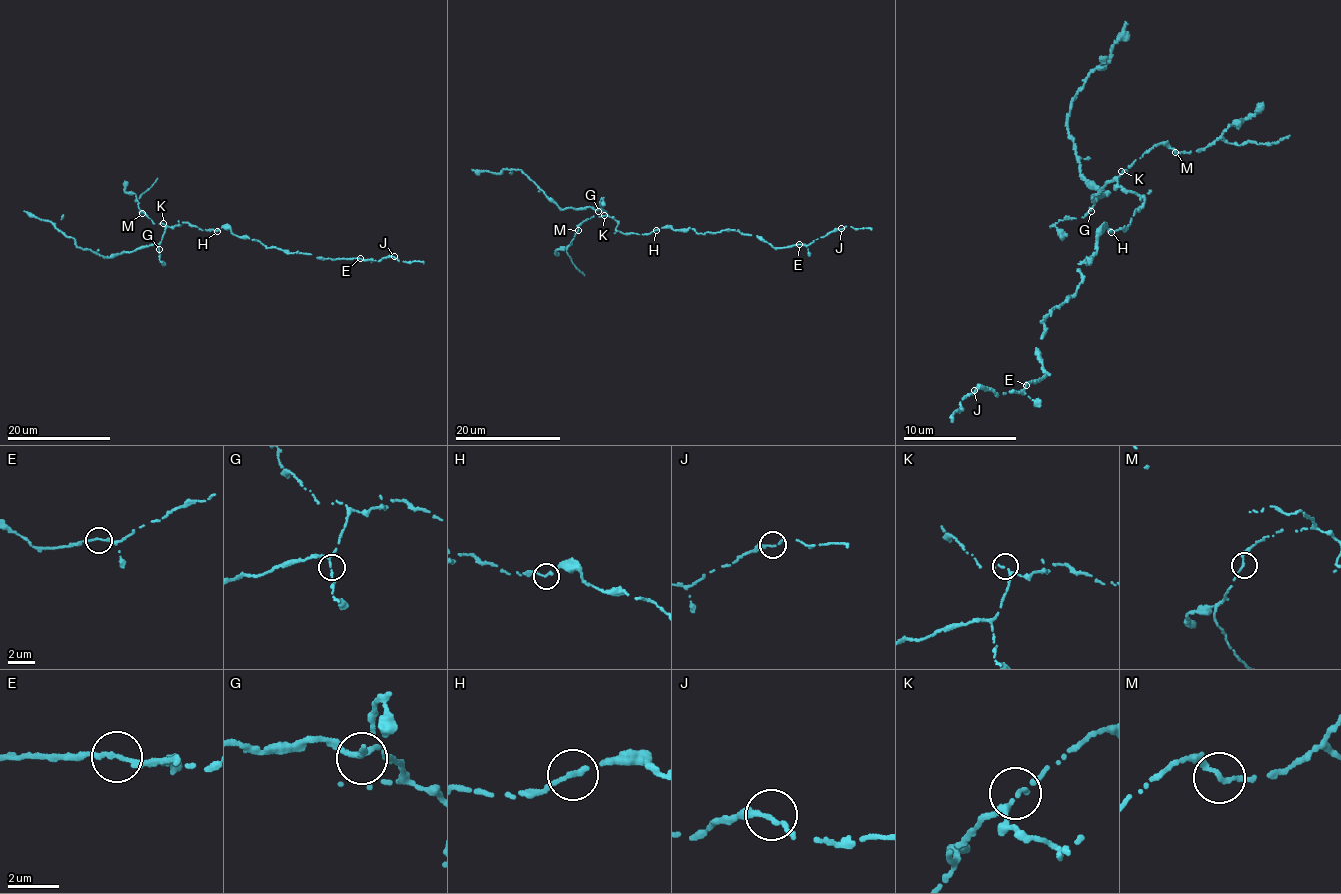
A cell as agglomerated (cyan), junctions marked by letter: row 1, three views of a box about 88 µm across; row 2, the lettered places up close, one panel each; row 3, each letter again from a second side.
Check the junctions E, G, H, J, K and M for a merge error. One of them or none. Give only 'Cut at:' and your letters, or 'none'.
Cut at: none

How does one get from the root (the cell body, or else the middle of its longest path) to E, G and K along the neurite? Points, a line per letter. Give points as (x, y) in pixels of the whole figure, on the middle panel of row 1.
E: (656, 229), (671, 227), (687, 230), (690, 228), (704, 234), (737, 230), (761, 236), (773, 247), (799, 244)
G: (656, 229), (643, 235), (624, 234), (616, 229), (617, 223), (613, 217), (599, 208), (598, 211)
K: (656, 229), (643, 235), (624, 234), (616, 229), (617, 223), (613, 217), (604, 215)

